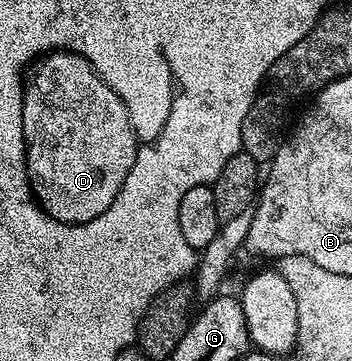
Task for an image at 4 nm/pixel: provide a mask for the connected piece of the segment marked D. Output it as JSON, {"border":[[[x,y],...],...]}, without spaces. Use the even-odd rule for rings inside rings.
{"border":[[[60,49],[45,54],[35,66],[31,68],[32,76],[29,74],[24,84],[20,122],[22,146],[28,161],[27,182],[32,183],[31,194],[39,210],[46,212],[51,219],[60,223],[88,223],[110,209],[134,165],[138,144],[132,118],[123,97],[114,93],[114,89],[106,85],[104,78],[92,68],[90,61],[76,52]]]}

